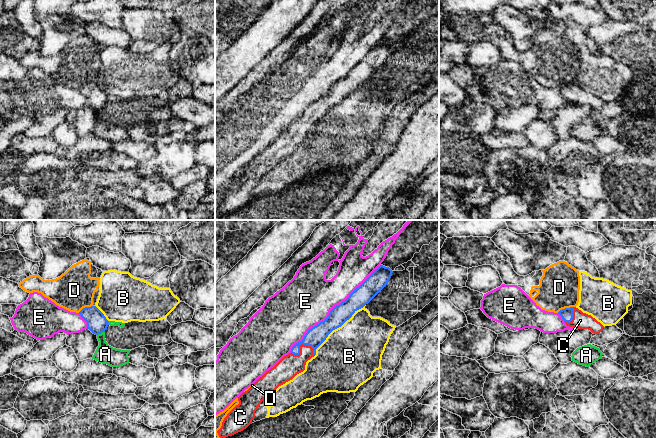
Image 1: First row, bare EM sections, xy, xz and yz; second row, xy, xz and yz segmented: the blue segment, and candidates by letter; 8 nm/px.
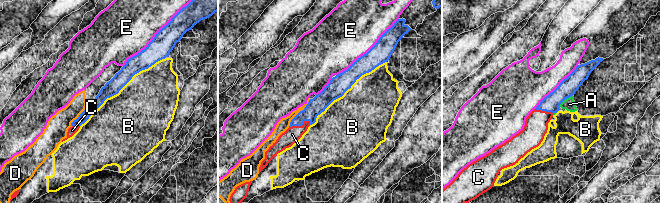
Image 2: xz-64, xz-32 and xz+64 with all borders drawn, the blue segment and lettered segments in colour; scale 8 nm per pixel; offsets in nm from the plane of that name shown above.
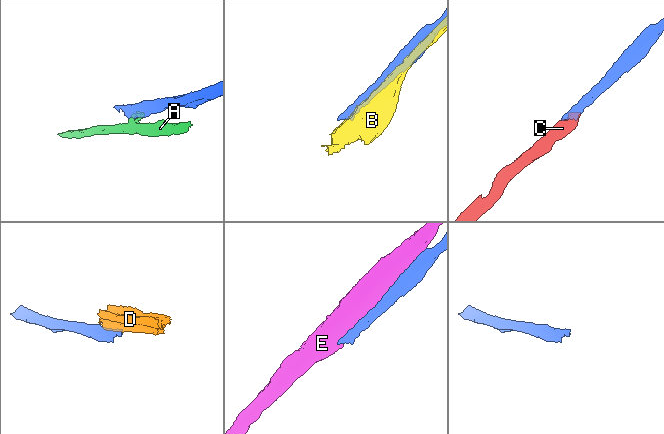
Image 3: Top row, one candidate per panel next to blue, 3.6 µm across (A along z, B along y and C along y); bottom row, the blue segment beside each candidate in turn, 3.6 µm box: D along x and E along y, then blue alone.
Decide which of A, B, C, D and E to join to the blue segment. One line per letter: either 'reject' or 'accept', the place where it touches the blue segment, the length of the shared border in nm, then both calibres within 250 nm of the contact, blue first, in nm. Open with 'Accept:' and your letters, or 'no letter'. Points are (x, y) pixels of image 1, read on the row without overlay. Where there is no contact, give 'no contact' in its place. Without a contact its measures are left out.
Accept: C
A: reject; contact xy (100, 109); length 70 nm; calibres 160 and 160 nm
B: reject; contact xz (336, 104); length 600 nm; calibres 150 and 480 nm
C: accept; contact xz (299, 122); length 190 nm; calibres 150 and 180 nm
D: reject; contact yz (565, 84); length 140 nm; calibres 100 and 320 nm
E: reject; contact xz (331, 86); length 1000 nm; calibres 150 and 420 nm

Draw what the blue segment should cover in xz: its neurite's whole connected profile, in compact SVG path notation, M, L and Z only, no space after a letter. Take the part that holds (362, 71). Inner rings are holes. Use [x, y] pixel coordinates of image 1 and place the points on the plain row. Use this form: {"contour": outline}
{"contour": "M380 41L345 77L336 81L324 97L309 105L288 131L243 168L238 173L239 180L227 190L217 207L220 215L241 208L252 200L261 178L279 162L303 148L306 138L316 131L316 125L328 111L368 80L387 61L392 49L389 43Z"}

